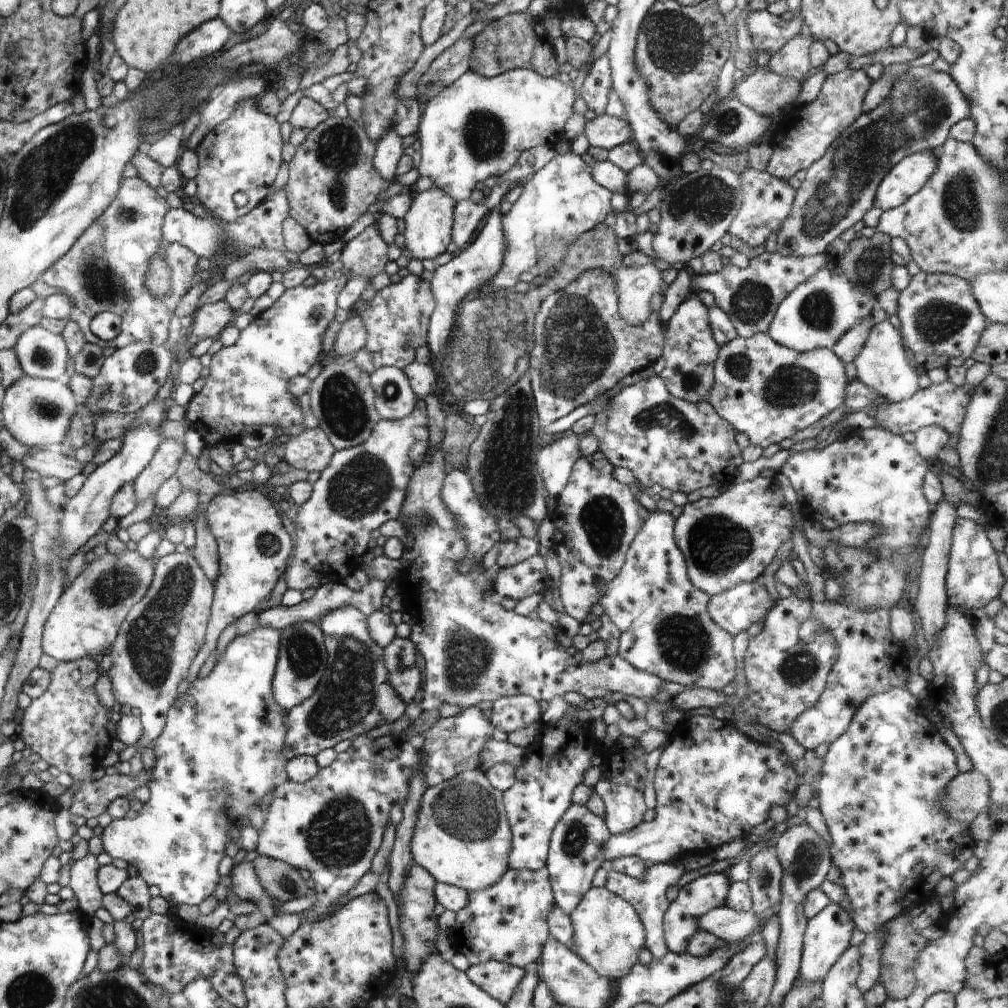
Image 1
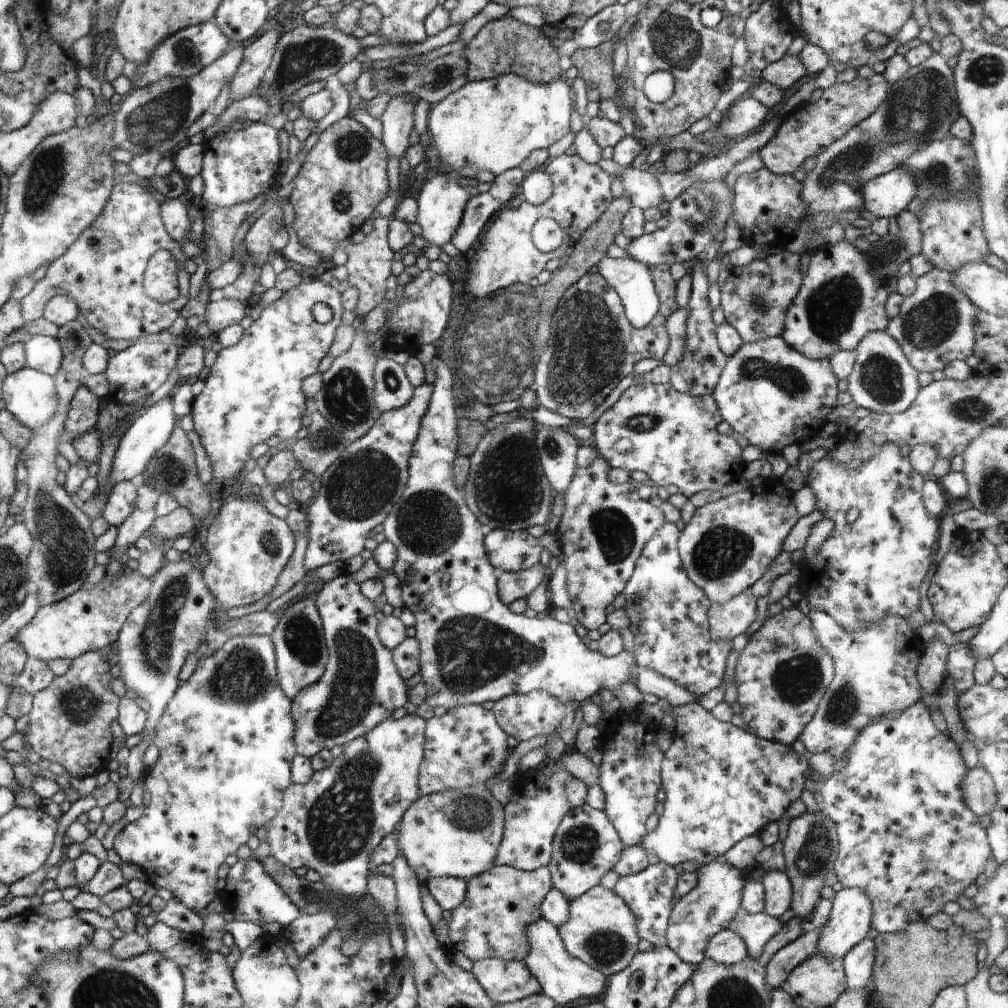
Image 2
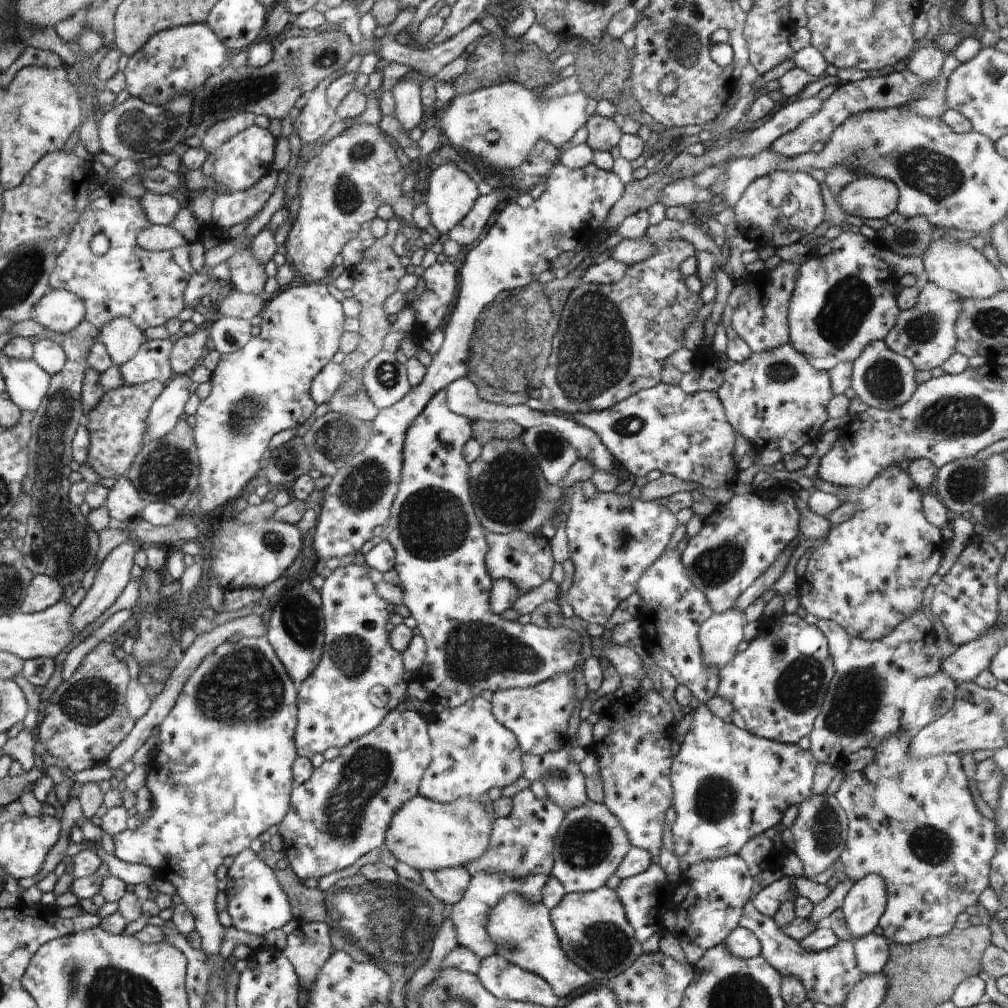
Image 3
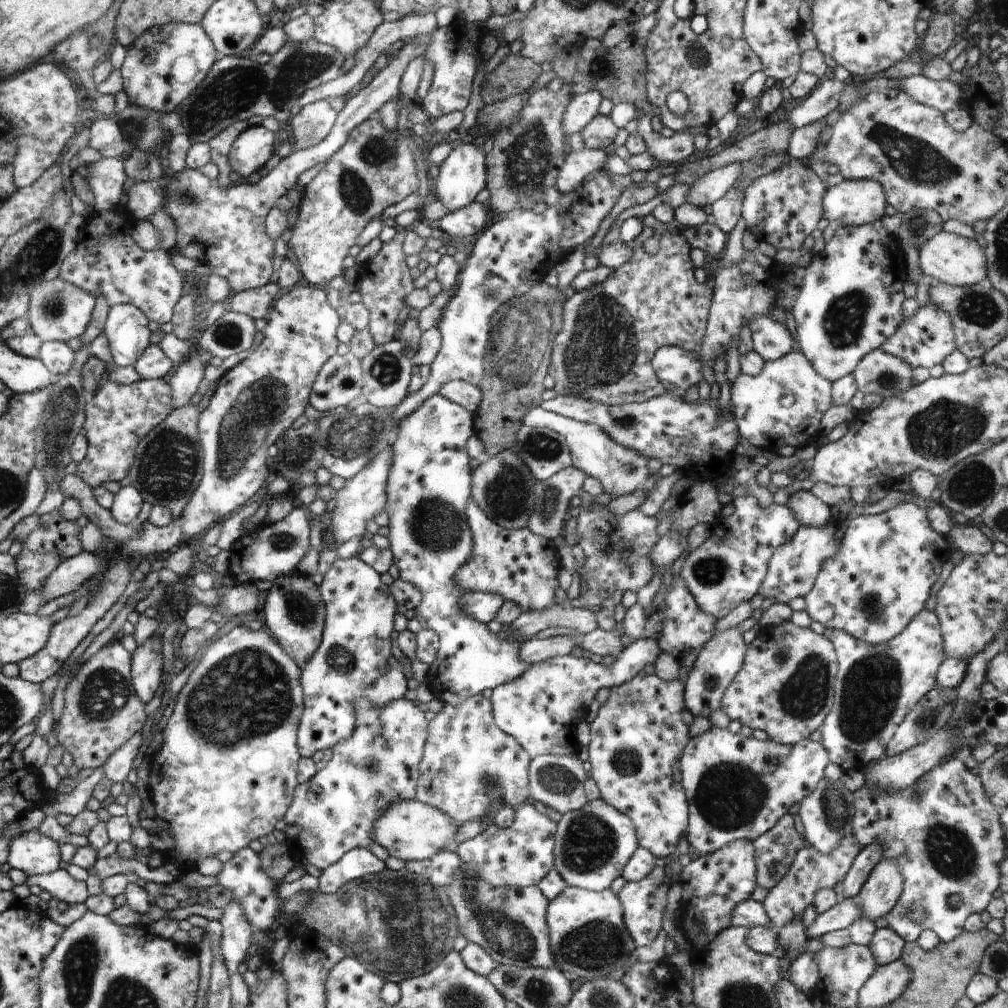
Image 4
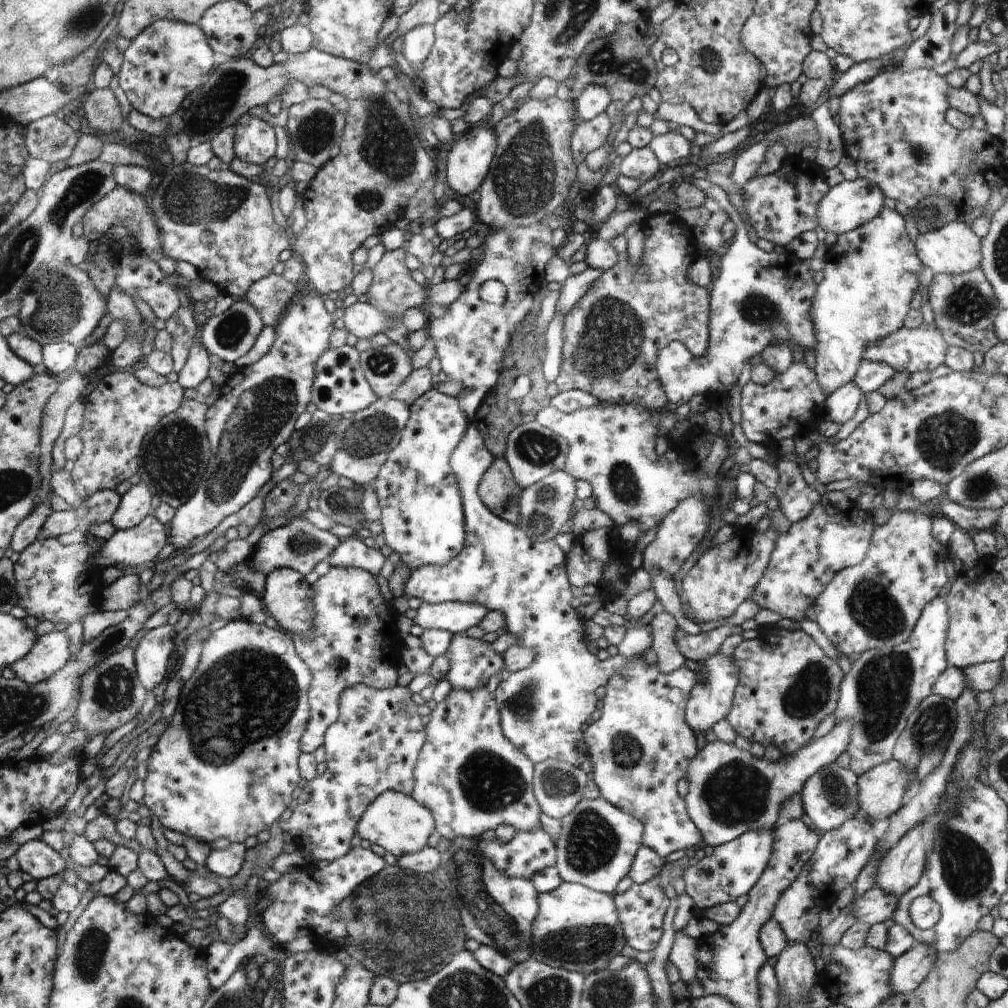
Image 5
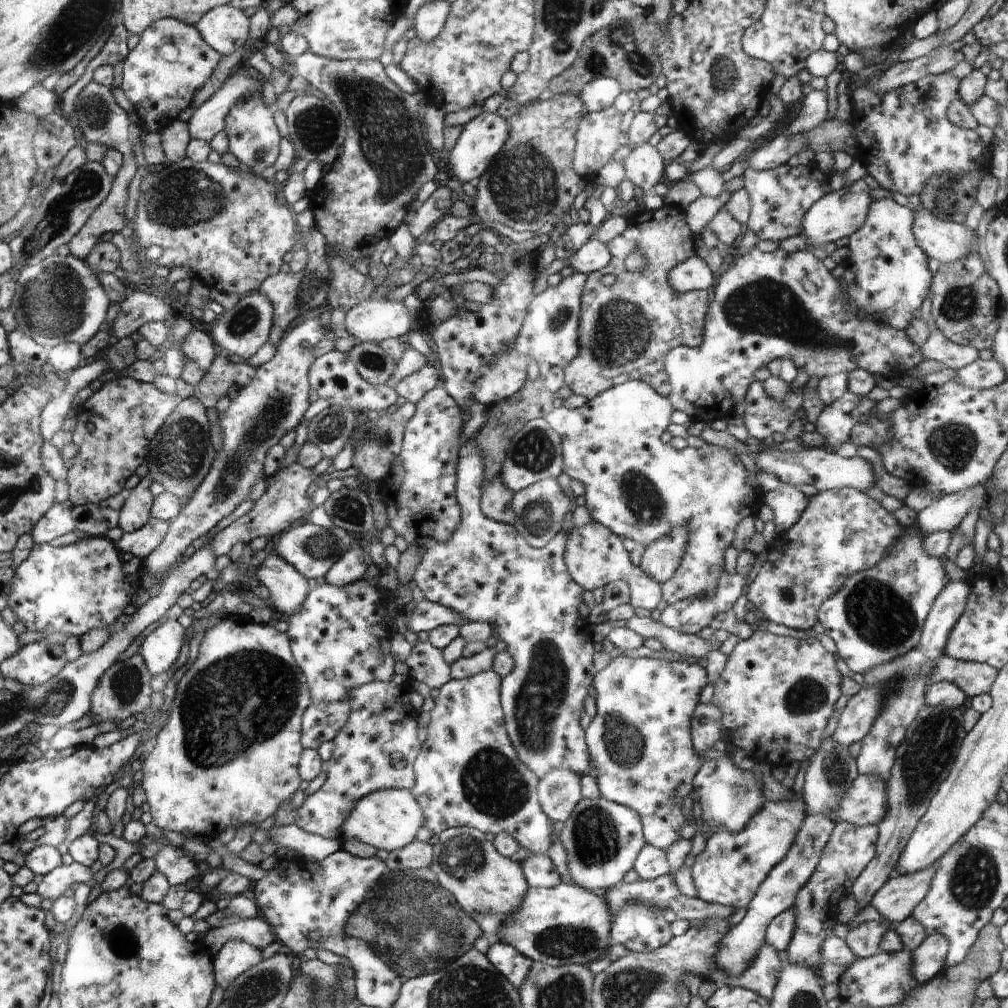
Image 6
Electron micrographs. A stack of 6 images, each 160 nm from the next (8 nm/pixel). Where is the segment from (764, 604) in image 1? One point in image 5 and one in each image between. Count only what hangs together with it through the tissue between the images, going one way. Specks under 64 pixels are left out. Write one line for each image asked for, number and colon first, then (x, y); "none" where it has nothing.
2: (727, 620)
3: (719, 637)
4: (720, 659)
5: (710, 700)

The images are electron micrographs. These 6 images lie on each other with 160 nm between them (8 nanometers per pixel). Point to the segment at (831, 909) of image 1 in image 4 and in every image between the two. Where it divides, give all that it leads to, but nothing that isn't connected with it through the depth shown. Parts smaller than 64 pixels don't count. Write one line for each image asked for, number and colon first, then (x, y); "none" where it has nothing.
2: (849, 922)
3: (865, 903)
4: (877, 897)

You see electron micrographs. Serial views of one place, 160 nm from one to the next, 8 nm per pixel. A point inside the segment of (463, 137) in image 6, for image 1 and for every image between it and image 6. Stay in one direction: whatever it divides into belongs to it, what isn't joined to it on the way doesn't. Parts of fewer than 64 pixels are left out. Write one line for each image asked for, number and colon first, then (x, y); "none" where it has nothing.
1: (429, 221)
2: (442, 201)
3: (451, 194)
4: (462, 176)
5: (469, 159)

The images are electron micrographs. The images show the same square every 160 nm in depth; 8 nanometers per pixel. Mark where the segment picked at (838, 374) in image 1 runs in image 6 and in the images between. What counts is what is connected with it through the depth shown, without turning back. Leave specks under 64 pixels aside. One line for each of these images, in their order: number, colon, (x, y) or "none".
2: (768, 392)
3: (776, 399)
4: (783, 406)
5: (791, 405)
6: (763, 417)

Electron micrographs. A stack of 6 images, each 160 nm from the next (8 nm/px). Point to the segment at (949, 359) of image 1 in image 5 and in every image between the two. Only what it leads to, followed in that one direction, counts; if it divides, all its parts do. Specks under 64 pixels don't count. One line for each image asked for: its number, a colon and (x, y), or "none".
2: (935, 325)
3: (926, 334)
4: (925, 339)
5: (910, 350)

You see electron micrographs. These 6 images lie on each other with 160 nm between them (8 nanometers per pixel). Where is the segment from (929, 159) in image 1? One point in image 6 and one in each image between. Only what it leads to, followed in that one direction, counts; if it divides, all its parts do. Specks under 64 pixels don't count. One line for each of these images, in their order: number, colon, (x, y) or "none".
2: (887, 195)
3: (867, 196)
4: (852, 202)
5: (850, 204)
6: (839, 214)

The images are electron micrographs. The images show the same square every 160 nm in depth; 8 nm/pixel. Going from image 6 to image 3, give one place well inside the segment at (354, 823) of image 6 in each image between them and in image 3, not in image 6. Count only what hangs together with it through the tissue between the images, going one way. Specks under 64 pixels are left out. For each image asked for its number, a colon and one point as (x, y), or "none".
3: (425, 834)
4: (410, 830)
5: (396, 822)

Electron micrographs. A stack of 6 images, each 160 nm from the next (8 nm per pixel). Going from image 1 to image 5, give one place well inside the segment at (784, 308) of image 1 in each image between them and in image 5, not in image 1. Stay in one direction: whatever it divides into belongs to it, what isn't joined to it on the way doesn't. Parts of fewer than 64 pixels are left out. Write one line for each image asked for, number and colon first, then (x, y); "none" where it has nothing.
2: (840, 301)
3: (843, 300)
4: (851, 300)
5: (868, 283)

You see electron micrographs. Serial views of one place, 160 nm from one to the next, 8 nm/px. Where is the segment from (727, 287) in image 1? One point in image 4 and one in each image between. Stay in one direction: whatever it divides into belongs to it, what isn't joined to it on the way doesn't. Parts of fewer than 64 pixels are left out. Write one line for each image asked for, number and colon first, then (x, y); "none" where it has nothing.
2: (755, 299)
3: (763, 324)
4: (772, 341)

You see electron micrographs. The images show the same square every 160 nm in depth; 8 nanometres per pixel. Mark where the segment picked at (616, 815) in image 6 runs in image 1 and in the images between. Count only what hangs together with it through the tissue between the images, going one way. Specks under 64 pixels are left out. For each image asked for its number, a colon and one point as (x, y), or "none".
1: (576, 852)
2: (586, 846)
3: (590, 843)
4: (592, 845)
5: (598, 842)

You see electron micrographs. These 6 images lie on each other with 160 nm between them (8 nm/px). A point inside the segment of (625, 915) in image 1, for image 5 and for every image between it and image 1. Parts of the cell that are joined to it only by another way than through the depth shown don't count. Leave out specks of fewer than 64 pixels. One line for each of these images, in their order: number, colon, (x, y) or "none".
2: (601, 930)
3: (594, 933)
4: (588, 937)
5: (578, 929)

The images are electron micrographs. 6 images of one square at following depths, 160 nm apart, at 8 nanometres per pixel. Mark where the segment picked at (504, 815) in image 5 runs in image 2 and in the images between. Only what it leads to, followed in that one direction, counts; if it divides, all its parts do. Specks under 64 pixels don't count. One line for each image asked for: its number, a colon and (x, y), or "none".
2: (465, 747)
3: (472, 752)
4: (468, 763)

